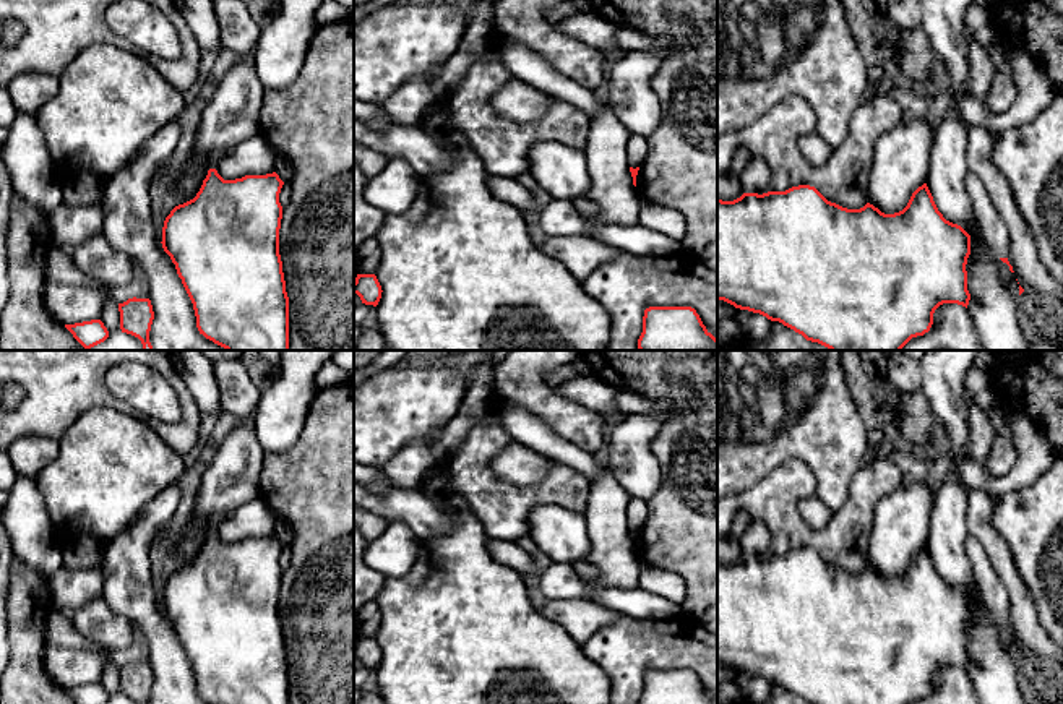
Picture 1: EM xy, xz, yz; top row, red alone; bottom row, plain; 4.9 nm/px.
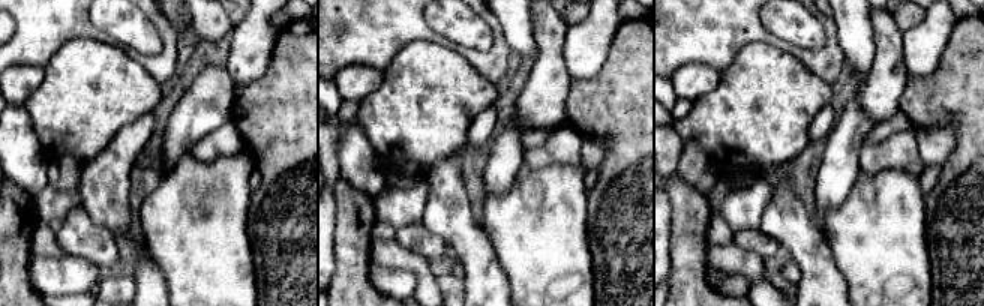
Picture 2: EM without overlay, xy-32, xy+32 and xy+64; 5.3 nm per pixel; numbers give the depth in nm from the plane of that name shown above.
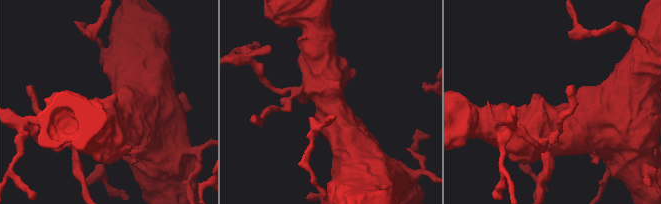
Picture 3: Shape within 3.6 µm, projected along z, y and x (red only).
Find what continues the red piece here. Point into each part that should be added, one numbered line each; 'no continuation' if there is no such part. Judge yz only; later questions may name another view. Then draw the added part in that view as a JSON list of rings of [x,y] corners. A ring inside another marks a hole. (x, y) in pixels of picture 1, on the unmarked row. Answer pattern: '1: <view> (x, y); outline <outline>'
no continuation

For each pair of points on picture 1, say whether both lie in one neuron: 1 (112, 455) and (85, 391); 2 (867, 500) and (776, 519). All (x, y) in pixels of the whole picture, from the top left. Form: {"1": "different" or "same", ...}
{"1": "different", "2": "same"}

